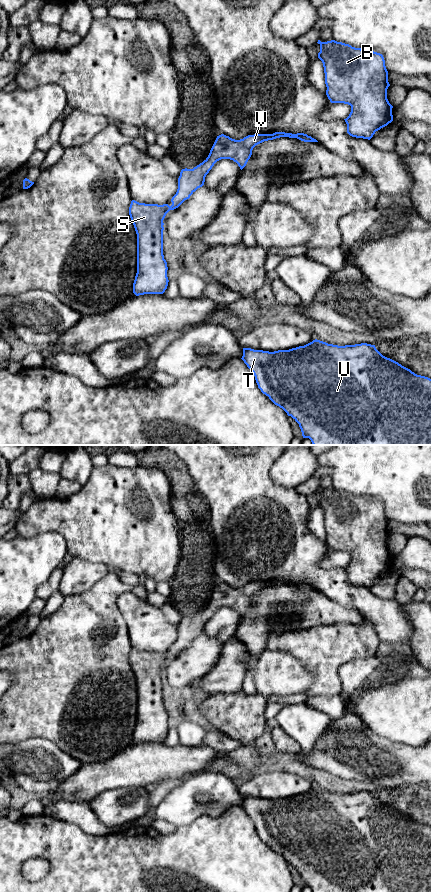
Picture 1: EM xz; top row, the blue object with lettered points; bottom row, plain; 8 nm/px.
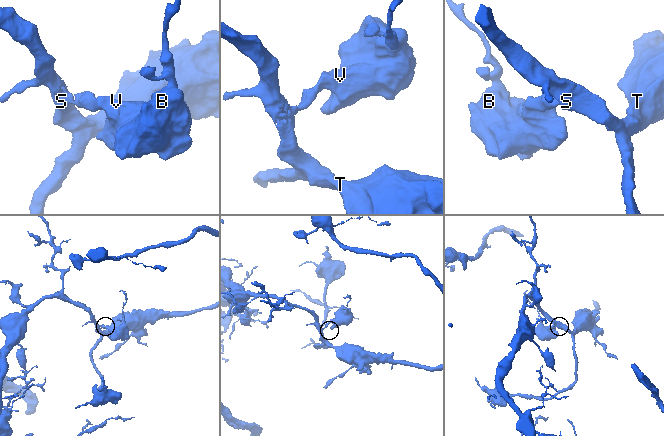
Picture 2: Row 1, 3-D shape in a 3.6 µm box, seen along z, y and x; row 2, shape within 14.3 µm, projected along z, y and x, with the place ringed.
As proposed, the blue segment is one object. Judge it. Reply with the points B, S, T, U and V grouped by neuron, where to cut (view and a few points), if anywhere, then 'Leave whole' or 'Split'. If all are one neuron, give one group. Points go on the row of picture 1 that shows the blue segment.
Groups: B S T U V. No split. Leave whole

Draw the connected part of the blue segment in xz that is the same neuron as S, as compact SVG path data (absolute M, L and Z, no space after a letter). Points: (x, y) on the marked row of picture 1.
M304 133L254 134L240 140L221 134L217 136L208 157L202 163L193 169L181 170L178 189L171 199L171 206L131 201L129 215L137 234L137 273L133 283L133 293L136 296L163 294L167 289L168 267L163 255L163 220L166 214L170 210L178 208L204 185L206 175L217 161L233 160L242 170L256 145L280 137L297 138L304 142L318 142Z

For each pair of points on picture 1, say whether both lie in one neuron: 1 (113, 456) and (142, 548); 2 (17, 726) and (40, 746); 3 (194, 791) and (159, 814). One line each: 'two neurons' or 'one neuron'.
1: two neurons
2: two neurons
3: one neuron

